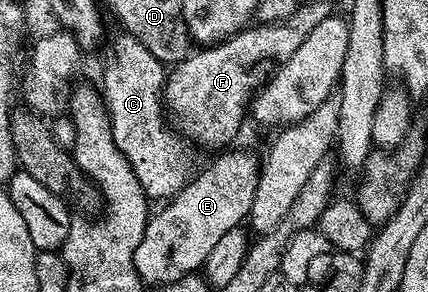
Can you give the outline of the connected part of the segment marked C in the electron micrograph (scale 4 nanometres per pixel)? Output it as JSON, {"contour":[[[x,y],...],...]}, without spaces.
{"contour":[[[125,31],[119,35],[112,40],[112,53],[104,64],[104,84],[102,83],[102,95],[110,118],[110,130],[114,134],[114,146],[118,146],[126,162],[130,162],[149,201],[167,202],[179,195],[196,175],[197,149],[164,121],[166,65],[154,58],[154,54],[150,54],[150,50],[146,50],[138,38]]]}

